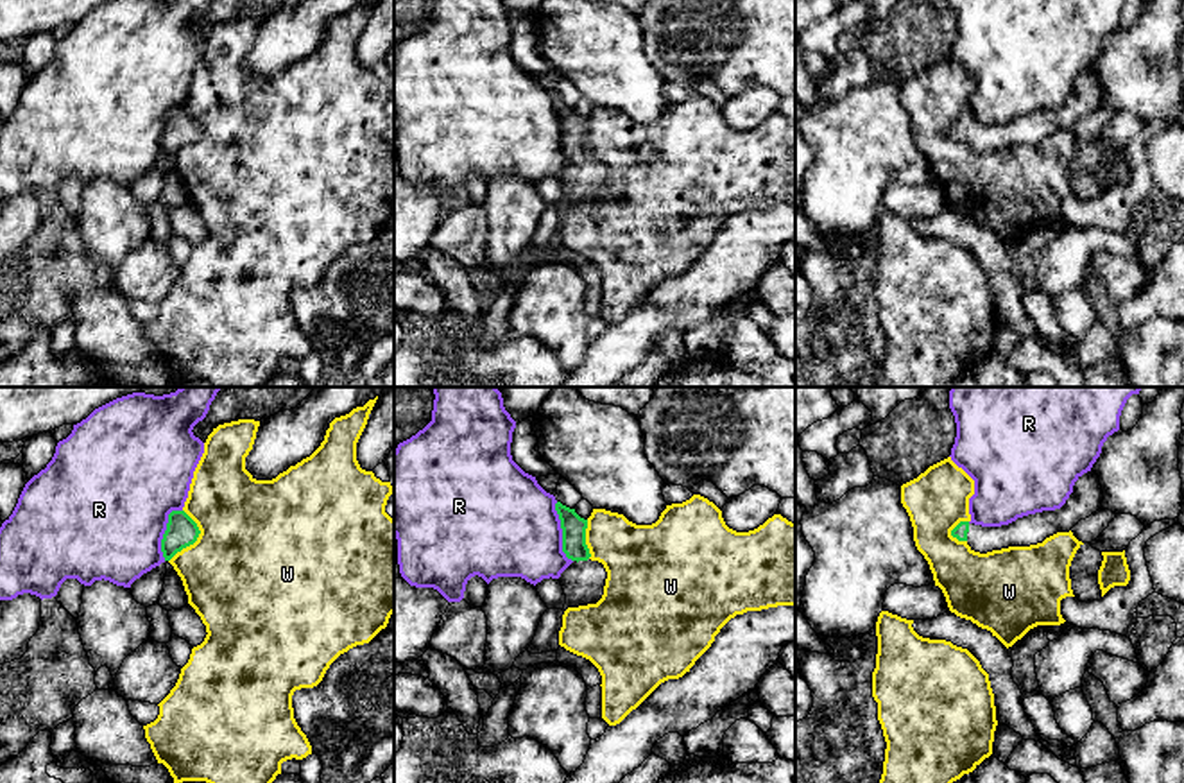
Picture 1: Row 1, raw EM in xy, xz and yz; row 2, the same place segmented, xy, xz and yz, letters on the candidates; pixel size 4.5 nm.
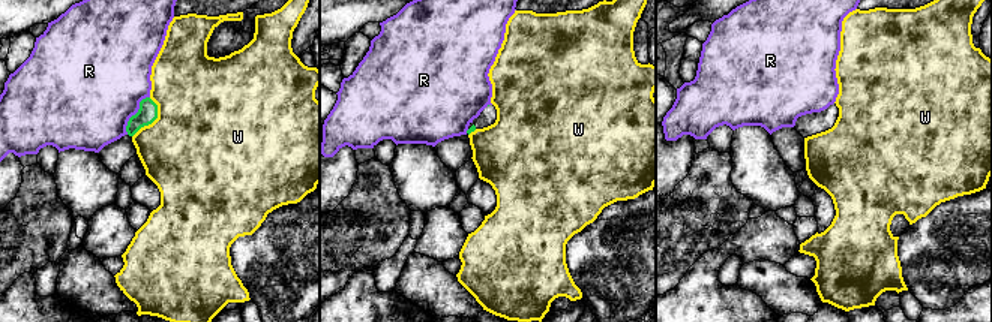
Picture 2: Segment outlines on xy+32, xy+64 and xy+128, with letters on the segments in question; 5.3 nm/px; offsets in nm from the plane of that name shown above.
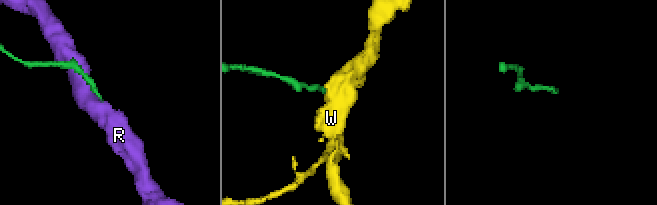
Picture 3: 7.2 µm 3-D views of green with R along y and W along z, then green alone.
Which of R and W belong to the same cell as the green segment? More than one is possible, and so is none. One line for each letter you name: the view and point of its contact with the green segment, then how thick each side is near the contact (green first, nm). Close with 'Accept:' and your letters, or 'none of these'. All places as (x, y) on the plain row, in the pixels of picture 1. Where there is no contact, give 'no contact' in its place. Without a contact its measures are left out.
Accept: none of these

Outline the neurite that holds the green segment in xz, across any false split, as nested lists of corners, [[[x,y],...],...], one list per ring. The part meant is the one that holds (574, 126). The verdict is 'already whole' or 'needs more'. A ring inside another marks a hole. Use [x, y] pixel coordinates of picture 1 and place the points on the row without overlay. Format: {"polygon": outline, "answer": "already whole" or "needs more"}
{"polygon": [[[555,102],[562,127],[562,151],[573,161],[561,172],[559,179],[566,194],[564,208],[596,202],[604,194],[607,170],[602,161],[591,159],[586,143],[588,118],[575,108]]], "answer": "needs more"}

